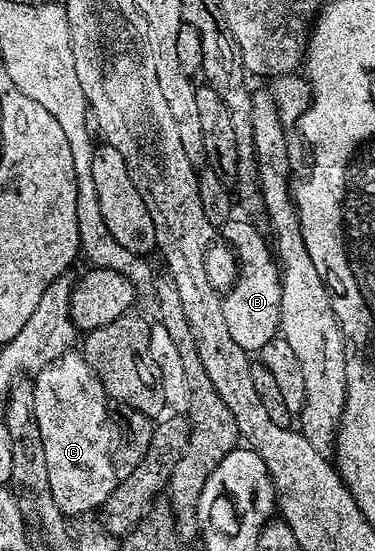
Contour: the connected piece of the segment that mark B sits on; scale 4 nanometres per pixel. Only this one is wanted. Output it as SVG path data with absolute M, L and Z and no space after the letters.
M229 218L227 222L220 226L223 238L232 246L236 260L240 266L238 278L232 290L223 297L223 317L226 326L229 327L229 333L234 342L238 343L244 352L249 354L259 353L259 350L279 333L281 316L281 284L280 273L277 261L265 238L259 230L246 220L236 220Z

